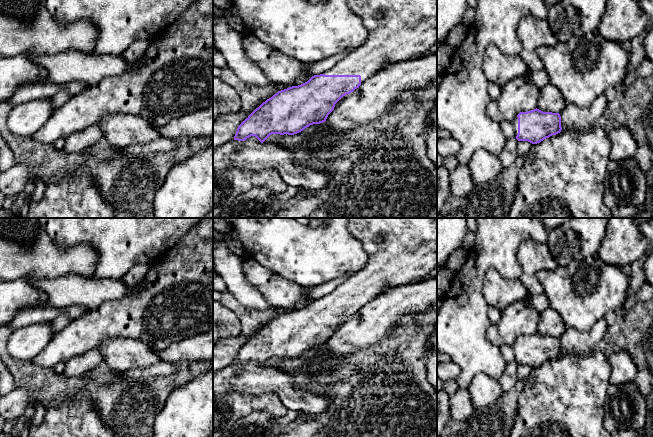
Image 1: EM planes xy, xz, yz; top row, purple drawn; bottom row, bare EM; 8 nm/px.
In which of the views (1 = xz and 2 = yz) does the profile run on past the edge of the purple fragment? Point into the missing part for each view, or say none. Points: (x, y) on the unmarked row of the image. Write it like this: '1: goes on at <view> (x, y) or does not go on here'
1: goes on at xz (408, 250)
2: goes on at yz (515, 347)

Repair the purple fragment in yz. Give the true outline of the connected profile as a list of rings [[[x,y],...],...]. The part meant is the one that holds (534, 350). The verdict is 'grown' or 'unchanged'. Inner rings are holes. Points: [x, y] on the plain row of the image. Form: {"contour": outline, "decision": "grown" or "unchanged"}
{"contour": [[[534,333],[520,336],[512,346],[516,363],[537,368],[552,359],[561,356],[561,340],[559,337],[543,336]]], "decision": "grown"}

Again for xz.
{"contour": [[[348,218],[348,229],[363,243],[368,256],[365,267],[330,294],[267,323],[238,350],[234,364],[255,360],[263,367],[272,358],[294,359],[310,349],[323,347],[343,320],[383,294],[385,288],[414,283],[437,267],[437,218]]], "decision": "grown"}

